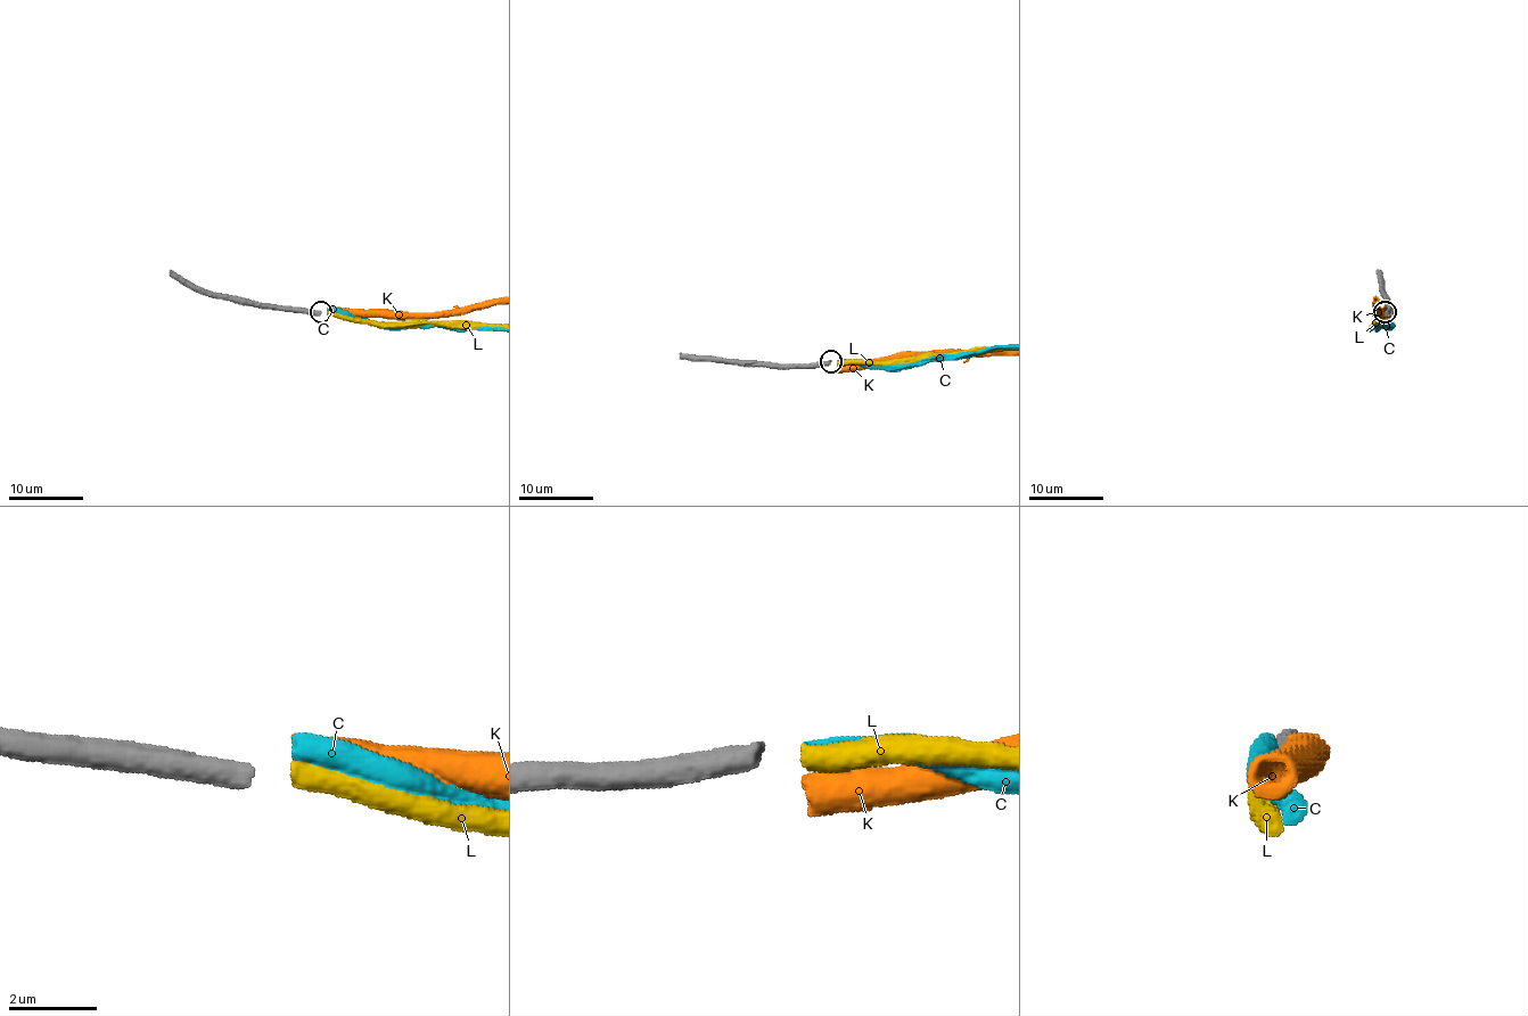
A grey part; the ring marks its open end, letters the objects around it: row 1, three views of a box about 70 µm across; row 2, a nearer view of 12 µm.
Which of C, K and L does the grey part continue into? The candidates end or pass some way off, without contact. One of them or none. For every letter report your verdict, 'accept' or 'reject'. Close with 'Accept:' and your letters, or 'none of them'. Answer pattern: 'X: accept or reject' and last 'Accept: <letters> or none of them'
C: reject
K: reject
L: accept
Accept: L

